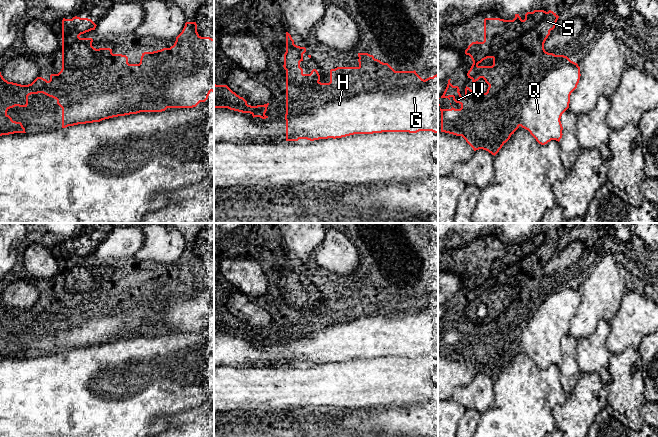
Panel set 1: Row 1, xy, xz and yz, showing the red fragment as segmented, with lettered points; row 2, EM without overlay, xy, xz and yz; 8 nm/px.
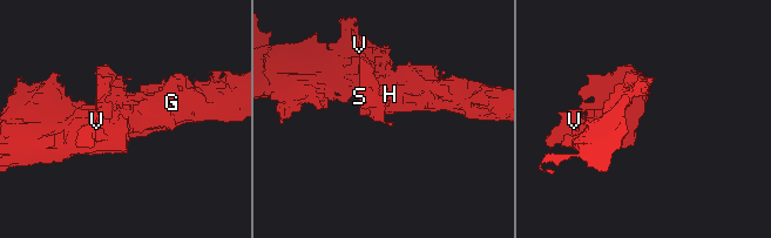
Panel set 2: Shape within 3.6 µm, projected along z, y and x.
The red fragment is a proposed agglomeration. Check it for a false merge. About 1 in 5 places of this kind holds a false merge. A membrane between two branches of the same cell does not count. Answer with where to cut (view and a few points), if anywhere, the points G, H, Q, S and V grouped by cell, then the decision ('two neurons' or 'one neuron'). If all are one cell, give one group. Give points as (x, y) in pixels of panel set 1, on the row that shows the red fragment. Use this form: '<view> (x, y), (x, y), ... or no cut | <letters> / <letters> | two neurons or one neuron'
no cut | G H Q S V | one neuron

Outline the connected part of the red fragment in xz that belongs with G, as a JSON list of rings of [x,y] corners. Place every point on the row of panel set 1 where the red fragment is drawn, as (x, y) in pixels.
[[[286,32],[286,141],[307,139],[310,141],[328,138],[342,138],[354,134],[373,134],[382,132],[432,131],[438,133],[438,74],[422,79],[416,71],[395,71],[388,63],[375,59],[368,53],[358,53],[358,67],[337,67],[330,70],[330,82],[321,83],[316,69],[304,74],[300,67],[305,47],[294,44]]]

